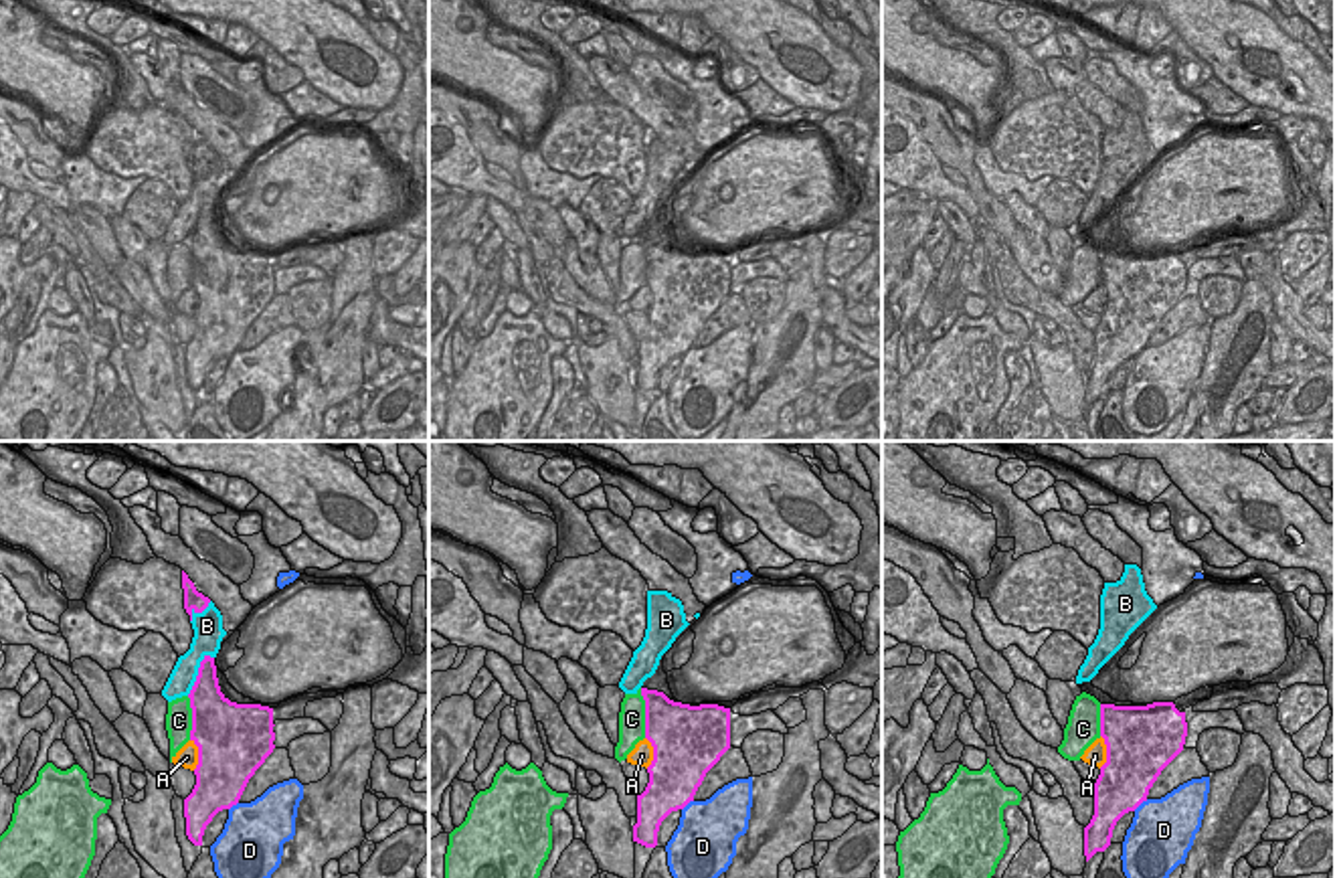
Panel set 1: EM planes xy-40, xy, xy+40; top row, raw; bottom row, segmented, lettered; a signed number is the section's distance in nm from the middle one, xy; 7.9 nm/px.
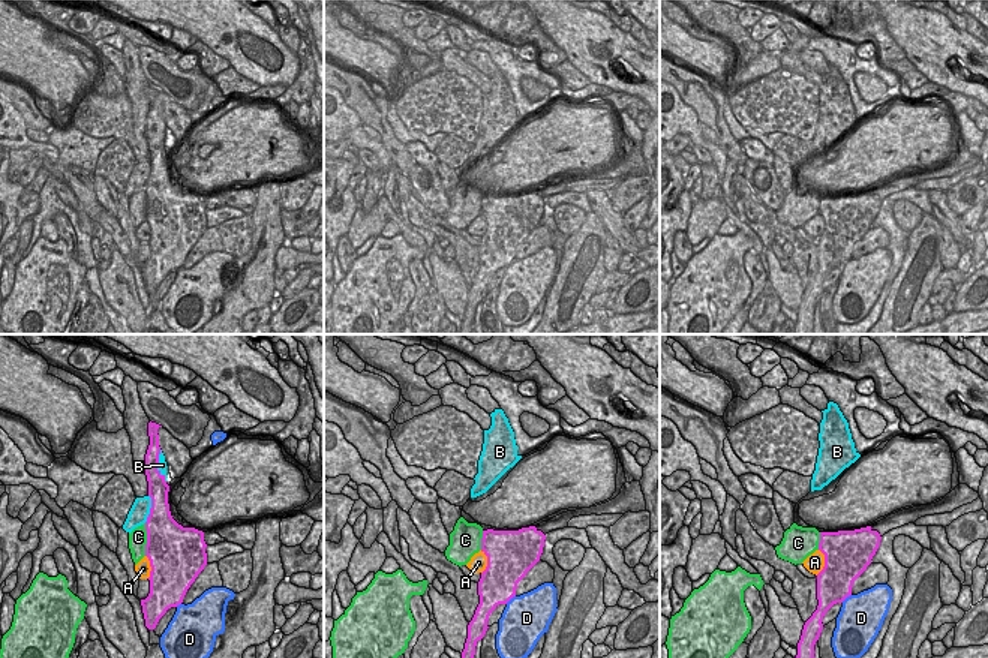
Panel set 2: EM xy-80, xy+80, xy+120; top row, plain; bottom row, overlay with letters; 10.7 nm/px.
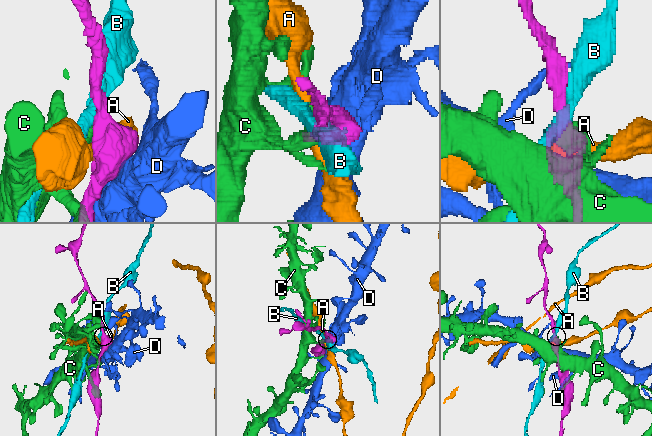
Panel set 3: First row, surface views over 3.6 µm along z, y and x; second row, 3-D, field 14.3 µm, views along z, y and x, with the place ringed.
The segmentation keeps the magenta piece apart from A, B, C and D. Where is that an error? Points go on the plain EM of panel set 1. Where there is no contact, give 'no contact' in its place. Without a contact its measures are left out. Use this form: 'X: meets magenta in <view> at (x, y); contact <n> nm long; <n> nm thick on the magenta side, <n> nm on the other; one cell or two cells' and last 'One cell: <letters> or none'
A: meets magenta in xy-40 at (199, 302); contact 260 nm long; 500 nm thick on the magenta side, 170 nm on the other; two cells
B: meets magenta in xy-40 at (199, 219); contact 380 nm long; 280 nm thick on the magenta side, 220 nm on the other; two cells
C: meets magenta in xy at (646, 259); contact 400 nm long; 420 nm thick on the magenta side, 220 nm on the other; two cells
D: meets magenta in xy+40 at (1139, 350); contact 150 nm long; 420 nm thick on the magenta side, 460 nm on the other; two cells
One cell: none

